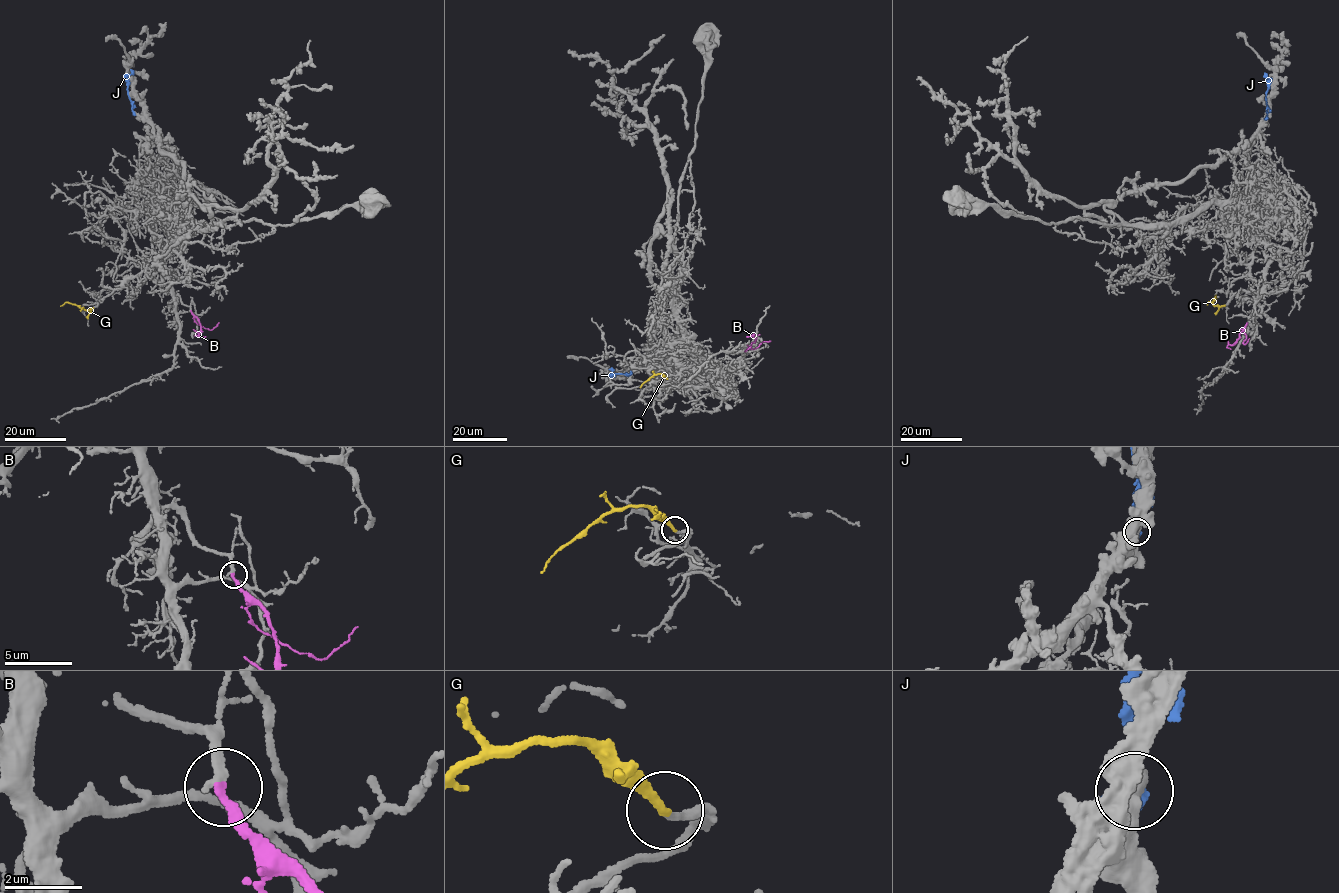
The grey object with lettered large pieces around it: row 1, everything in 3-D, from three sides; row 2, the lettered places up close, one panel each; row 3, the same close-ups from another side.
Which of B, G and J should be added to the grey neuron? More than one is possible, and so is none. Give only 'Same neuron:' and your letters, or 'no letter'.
Same neuron: B, G

